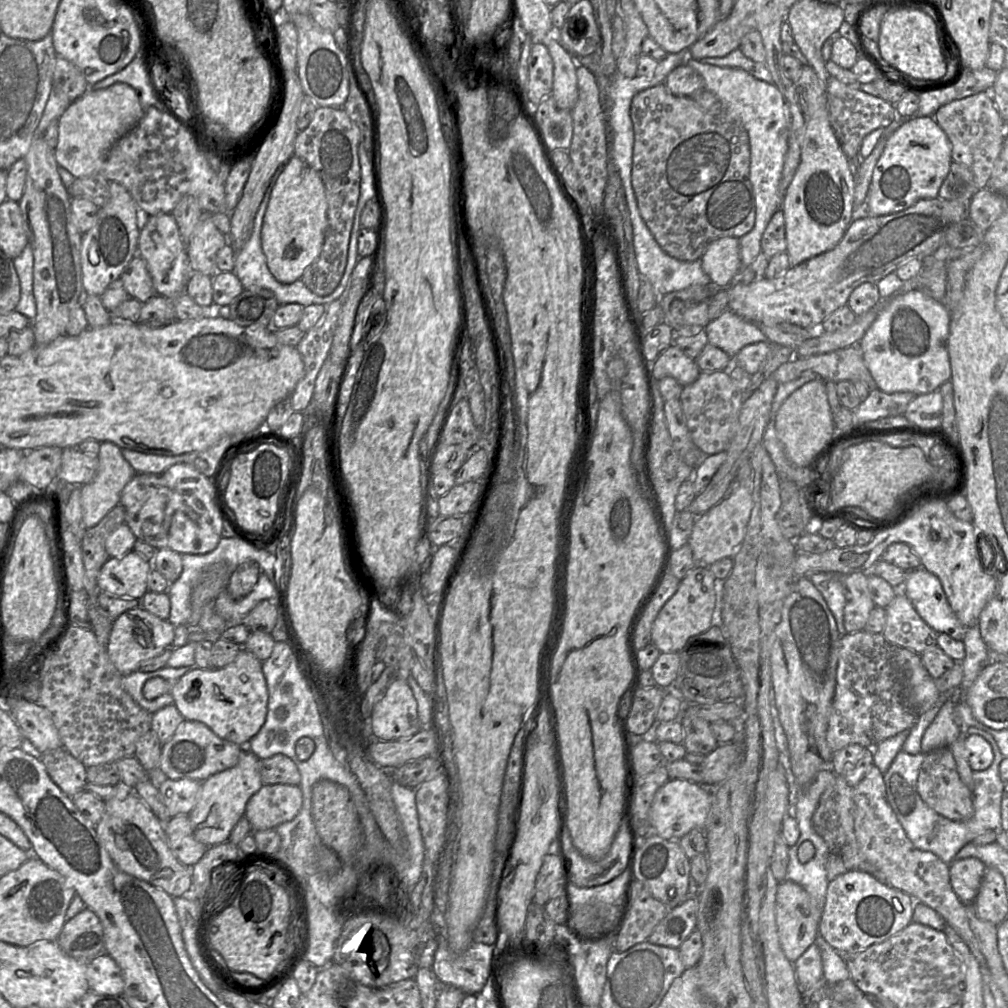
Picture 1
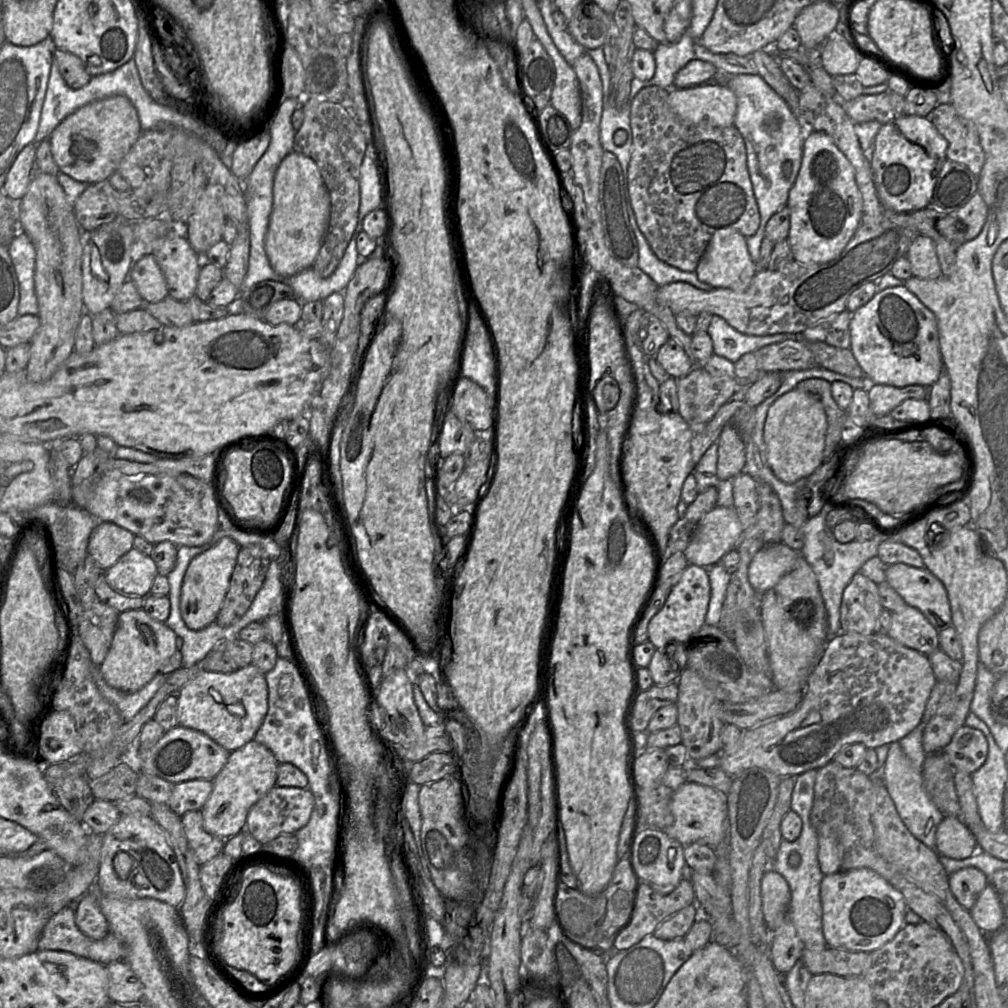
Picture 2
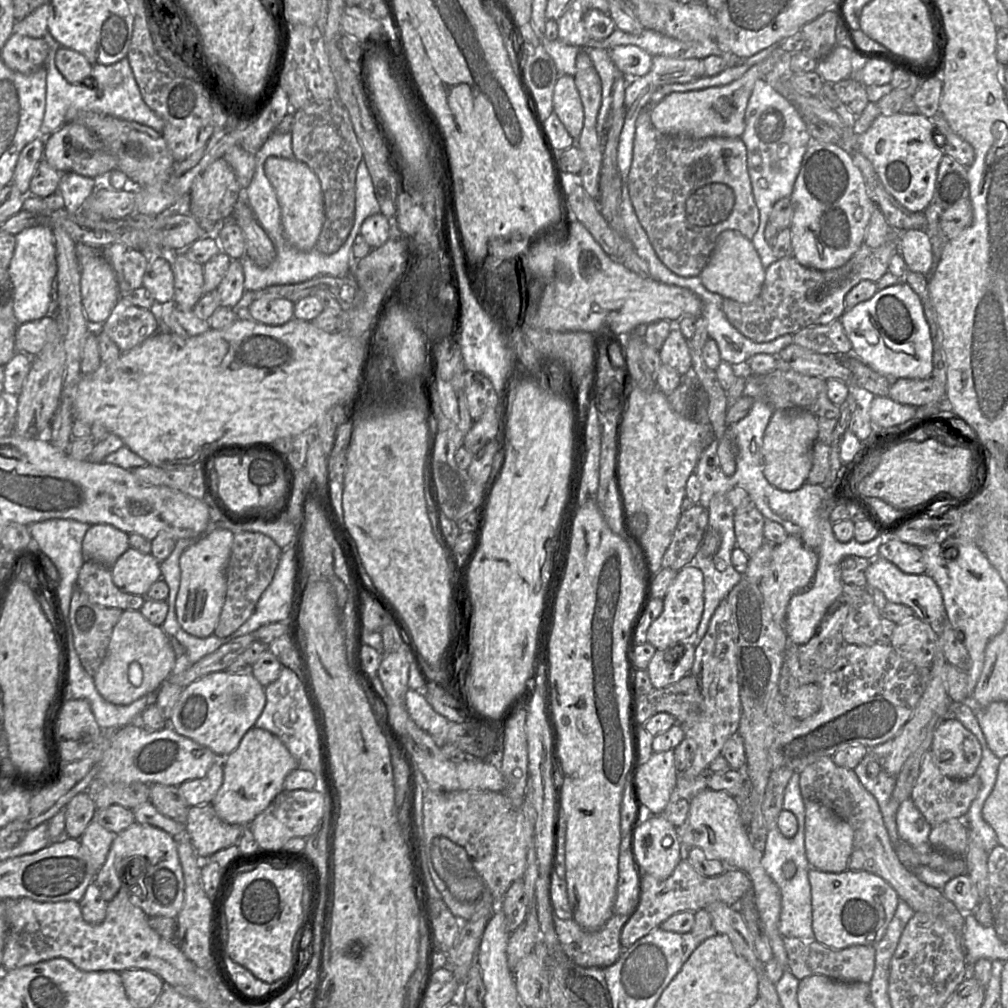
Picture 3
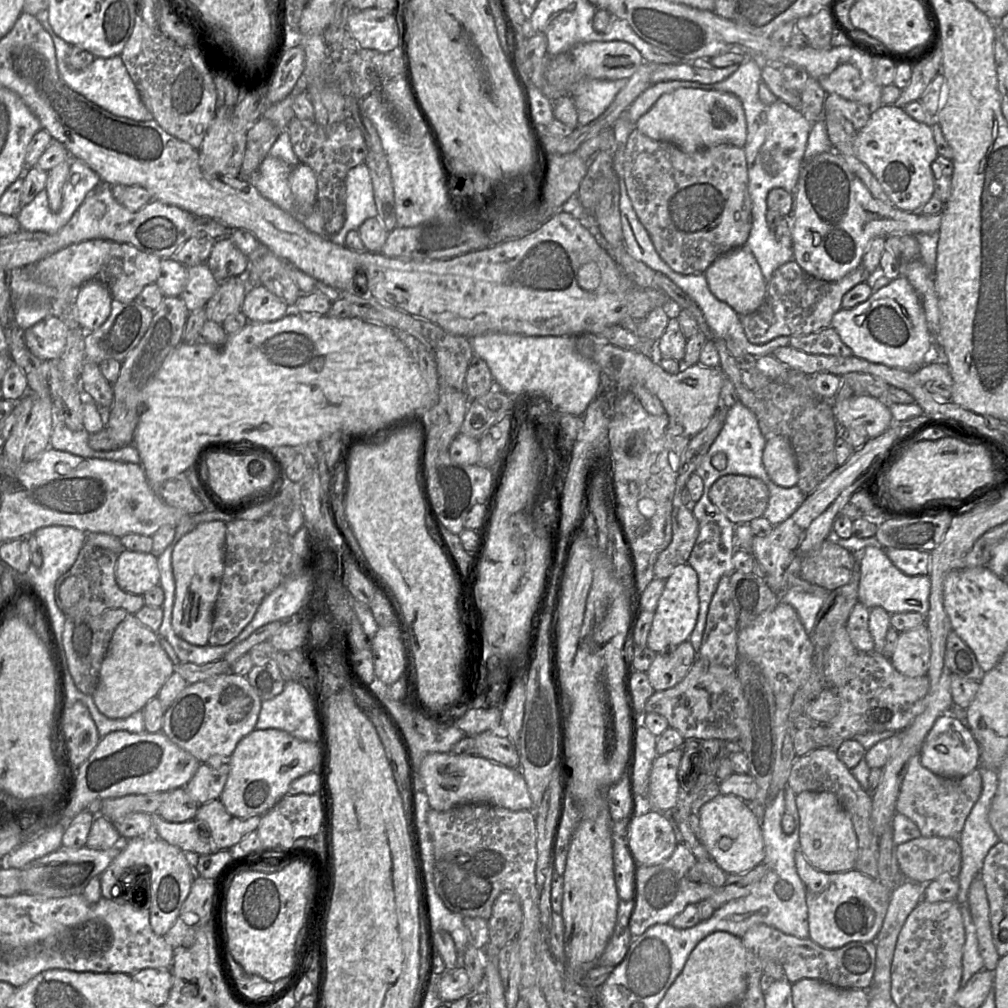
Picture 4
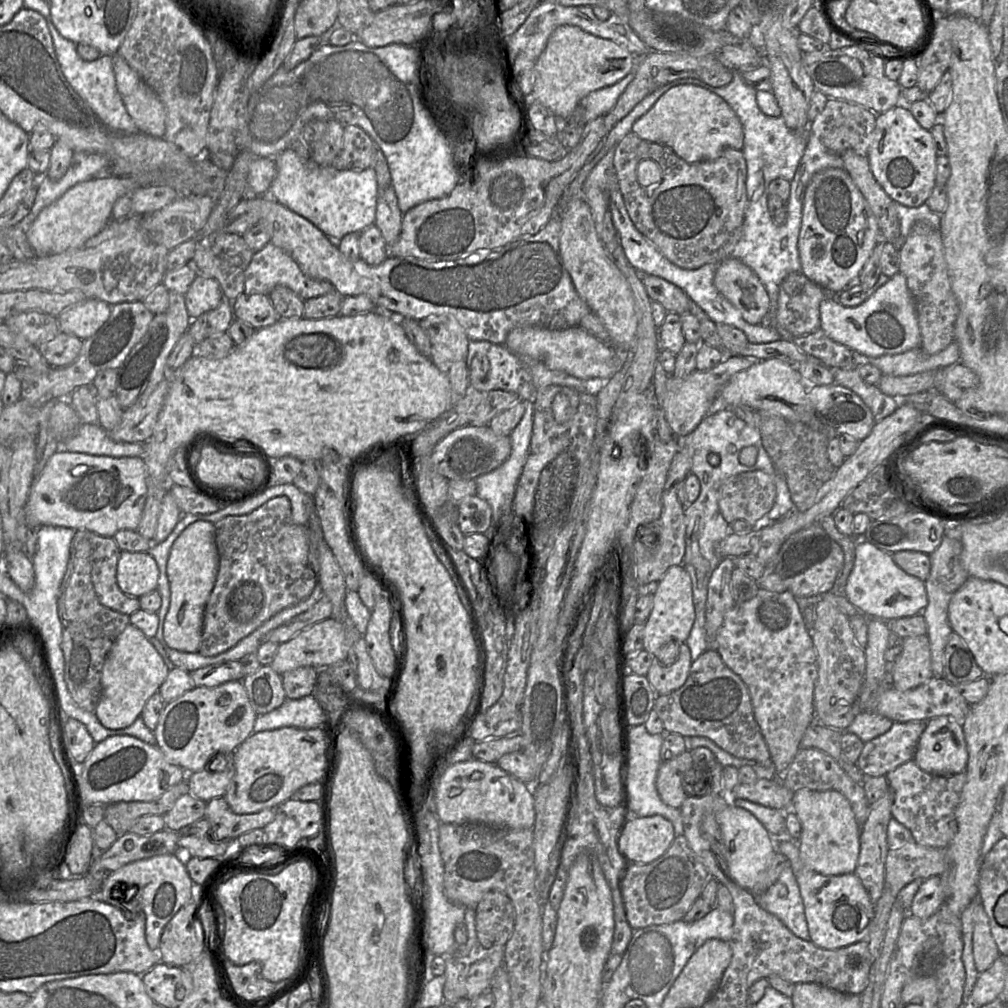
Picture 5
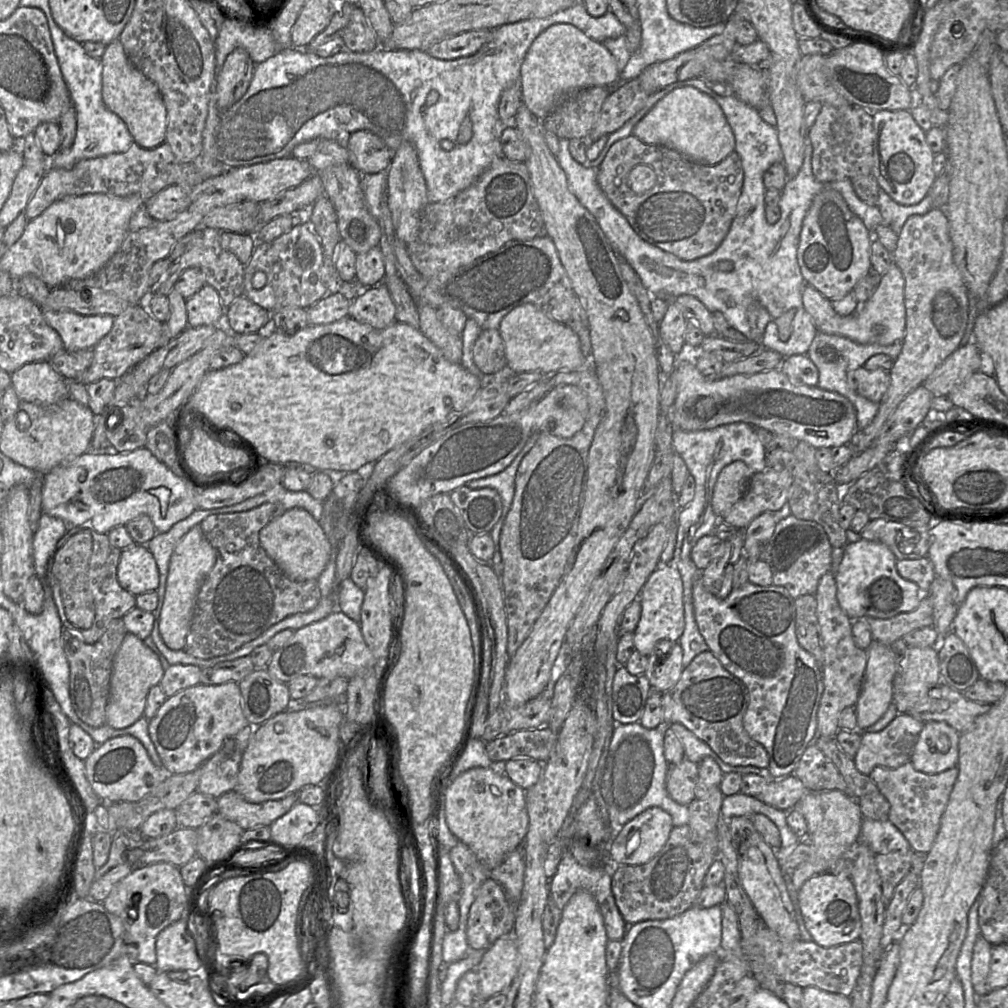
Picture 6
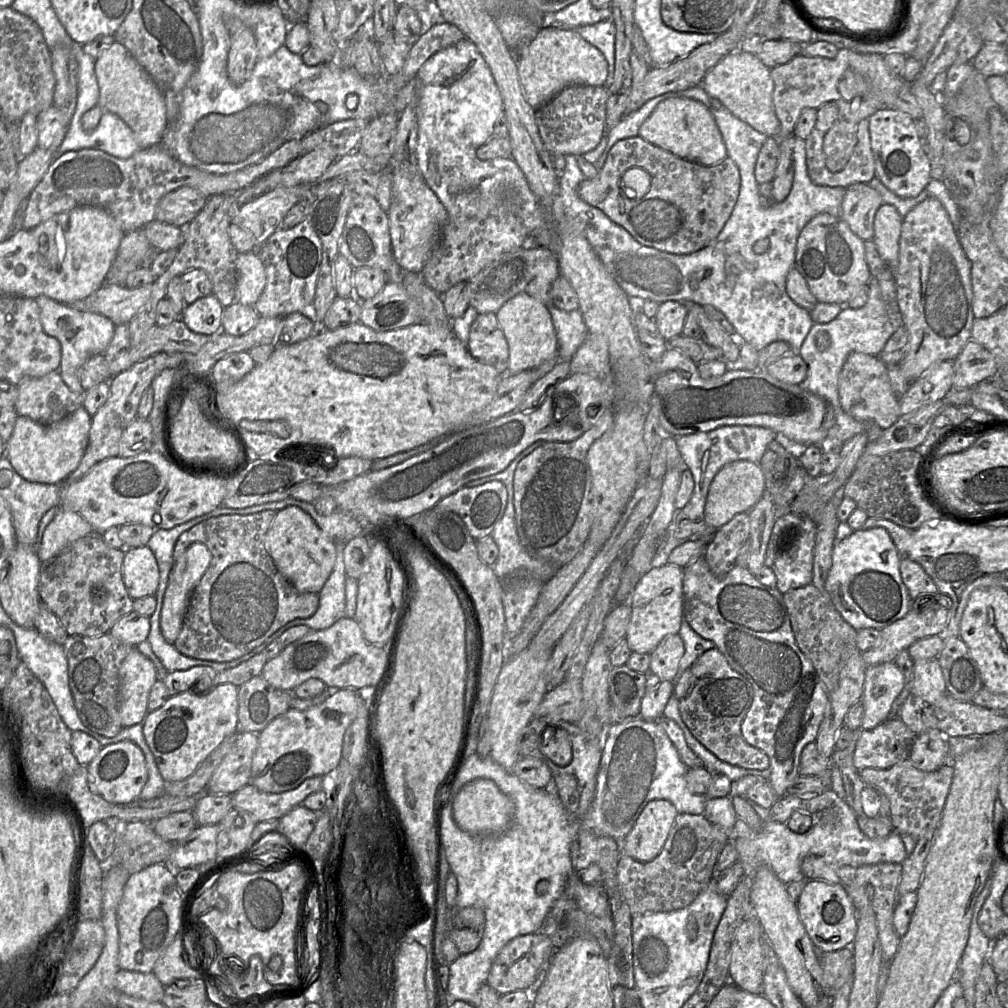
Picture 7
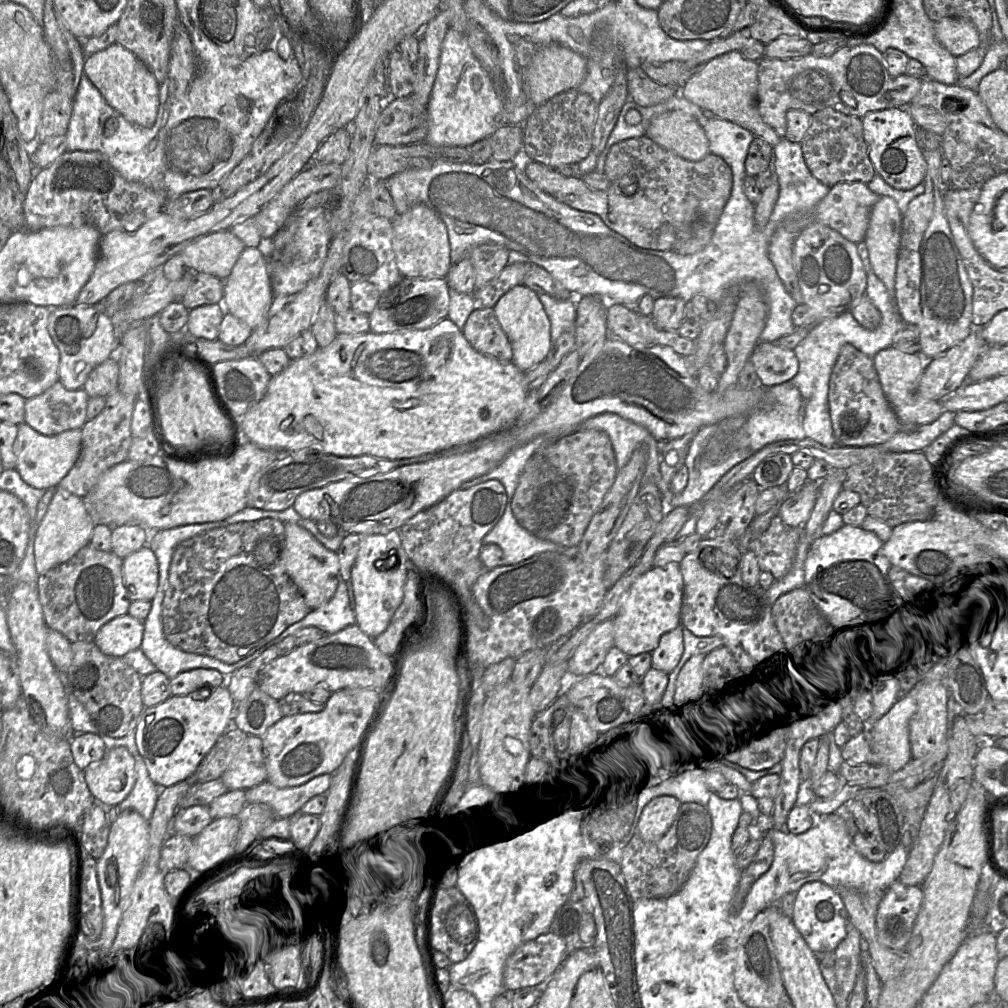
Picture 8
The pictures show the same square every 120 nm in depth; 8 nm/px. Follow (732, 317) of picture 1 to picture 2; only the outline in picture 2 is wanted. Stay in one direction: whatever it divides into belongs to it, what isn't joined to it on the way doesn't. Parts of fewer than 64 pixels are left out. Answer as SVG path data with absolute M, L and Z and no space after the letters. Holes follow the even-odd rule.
M713 315L707 333L712 339L714 354L732 363L737 362L746 353L801 336L801 334L785 333L765 336L746 335L734 329L725 319L717 315Z

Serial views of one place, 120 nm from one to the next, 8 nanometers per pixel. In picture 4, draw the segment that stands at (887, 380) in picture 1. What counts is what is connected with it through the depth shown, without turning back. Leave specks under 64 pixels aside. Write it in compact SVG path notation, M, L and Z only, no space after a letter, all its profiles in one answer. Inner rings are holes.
M904 275L892 279L889 284L878 289L863 303L853 308L842 307L834 314L831 327L851 348L853 355L867 361L908 371L917 370L929 363L932 334L929 331L920 297Z

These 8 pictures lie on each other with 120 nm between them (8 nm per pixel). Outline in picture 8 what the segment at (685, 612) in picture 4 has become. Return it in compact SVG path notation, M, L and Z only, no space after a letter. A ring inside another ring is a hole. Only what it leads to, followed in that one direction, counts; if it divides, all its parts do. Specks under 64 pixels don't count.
M679 564L653 567L640 576L632 584L618 613L613 617L614 647L629 658L642 653L652 653L658 647L662 635L681 625L683 590Z

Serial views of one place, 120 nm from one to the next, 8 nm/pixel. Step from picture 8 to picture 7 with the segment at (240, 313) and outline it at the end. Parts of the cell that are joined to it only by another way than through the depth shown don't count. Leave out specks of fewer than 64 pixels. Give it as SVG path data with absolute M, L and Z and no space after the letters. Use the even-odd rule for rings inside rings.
M257 253L238 254L236 259L237 283L235 301L254 307L266 285L266 274Z

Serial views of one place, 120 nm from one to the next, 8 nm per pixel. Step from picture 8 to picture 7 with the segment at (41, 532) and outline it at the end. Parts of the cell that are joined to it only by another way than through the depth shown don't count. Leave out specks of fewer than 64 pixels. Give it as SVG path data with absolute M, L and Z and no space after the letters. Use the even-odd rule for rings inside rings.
M59 506L58 512L46 527L38 544L37 555L40 561L44 562L55 557L92 531L93 527L79 513Z

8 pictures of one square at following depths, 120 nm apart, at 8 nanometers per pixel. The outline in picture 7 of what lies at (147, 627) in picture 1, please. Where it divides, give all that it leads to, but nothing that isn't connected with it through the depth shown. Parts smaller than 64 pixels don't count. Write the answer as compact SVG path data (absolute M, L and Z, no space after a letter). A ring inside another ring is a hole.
M136 647L120 667L120 719L123 728L143 723L148 714L148 698L158 680L153 662Z

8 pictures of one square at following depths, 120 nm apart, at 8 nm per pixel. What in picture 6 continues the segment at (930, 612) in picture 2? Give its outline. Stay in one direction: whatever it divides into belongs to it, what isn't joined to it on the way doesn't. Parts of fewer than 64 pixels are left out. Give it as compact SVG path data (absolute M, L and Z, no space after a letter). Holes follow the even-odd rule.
M862 539L848 543L835 575L837 600L842 610L854 621L864 617L890 619L915 610L924 595L917 584L900 576L897 559L884 544Z

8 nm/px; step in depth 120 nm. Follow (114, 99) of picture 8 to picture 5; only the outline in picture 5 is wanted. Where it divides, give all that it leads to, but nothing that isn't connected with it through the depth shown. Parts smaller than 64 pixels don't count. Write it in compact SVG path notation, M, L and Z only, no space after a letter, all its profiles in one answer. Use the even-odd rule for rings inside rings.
M112 55L116 88L138 132L164 138L166 113L157 94L119 55Z

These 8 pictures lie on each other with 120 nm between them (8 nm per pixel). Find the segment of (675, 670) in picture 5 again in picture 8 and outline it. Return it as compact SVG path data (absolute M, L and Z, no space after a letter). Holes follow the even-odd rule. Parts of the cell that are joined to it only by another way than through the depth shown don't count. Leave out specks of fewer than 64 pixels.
M680 625L662 635L658 647L651 653L652 668L667 674L675 669L684 652L682 631L683 626Z

